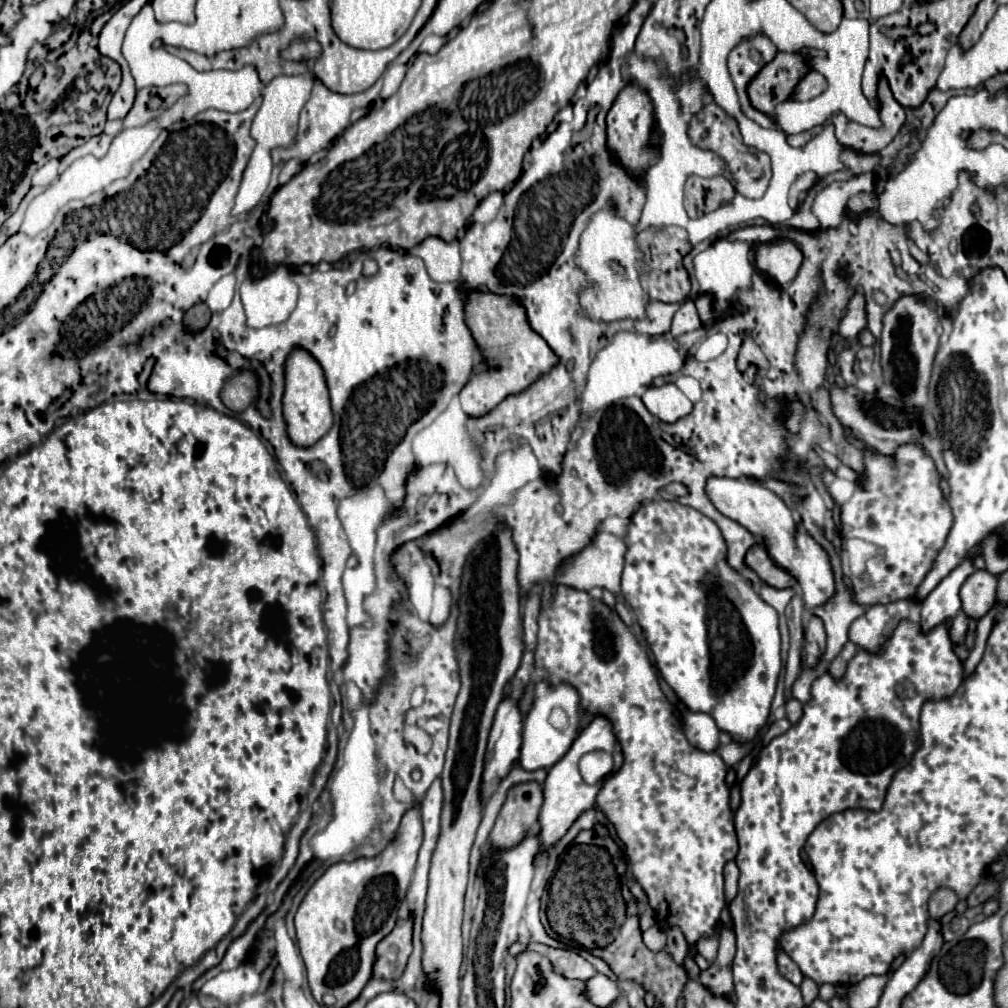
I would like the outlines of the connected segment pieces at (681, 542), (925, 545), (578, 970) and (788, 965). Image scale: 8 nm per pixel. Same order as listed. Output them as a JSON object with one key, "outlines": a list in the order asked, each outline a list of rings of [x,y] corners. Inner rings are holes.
{"outlines":[[[[649,502],[643,504],[629,520],[627,526],[627,554],[625,554],[625,568],[623,568],[623,578],[621,578],[621,594],[625,598],[625,602],[631,606],[631,610],[637,616],[639,626],[645,632],[647,644],[655,656],[655,662],[665,678],[665,682],[675,690],[675,694],[679,696],[679,700],[691,710],[691,712],[705,712],[709,714],[717,728],[729,736],[733,736],[735,742],[745,744],[751,742],[757,732],[765,726],[767,718],[769,718],[769,710],[771,710],[771,700],[775,694],[775,686],[777,686],[777,678],[781,672],[781,638],[779,638],[779,628],[777,628],[777,612],[775,608],[769,608],[769,604],[765,604],[755,592],[753,588],[741,578],[739,572],[735,572],[729,564],[727,564],[727,546],[725,540],[717,528],[717,524],[713,520],[709,520],[705,514],[697,512],[691,506],[683,506],[677,502]]],[[[897,448],[897,456],[881,456],[865,450],[865,474],[859,478],[859,486],[849,502],[841,504],[841,538],[863,538],[865,542],[877,544],[881,548],[881,556],[867,562],[867,580],[861,580],[849,574],[853,582],[853,590],[857,600],[865,606],[873,604],[889,604],[903,598],[913,598],[917,586],[929,572],[937,552],[943,548],[945,538],[953,526],[953,514],[949,502],[943,498],[939,488],[939,474],[935,470],[933,460],[921,452],[921,448]]],[[[529,944],[529,950],[547,954],[555,966],[555,972],[565,978],[579,978],[579,980],[587,982],[597,974],[595,968],[585,958],[581,958],[579,954],[575,954],[571,950],[555,950],[555,948],[547,948],[543,944]]],[[[779,948],[779,954],[777,954],[777,958],[779,958],[779,970],[781,970],[781,974],[789,980],[789,982],[793,982],[793,984],[801,984],[801,980],[803,980],[803,974],[801,974],[801,970],[797,968],[797,964]]]]}

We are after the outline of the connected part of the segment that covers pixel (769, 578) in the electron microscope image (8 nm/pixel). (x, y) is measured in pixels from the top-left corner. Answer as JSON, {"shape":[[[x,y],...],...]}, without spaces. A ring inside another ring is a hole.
{"shape":[[[753,546],[747,556],[745,556],[745,566],[749,570],[753,570],[765,584],[773,586],[773,588],[795,588],[795,580],[793,576],[789,576],[785,570],[777,568],[771,558],[767,556],[763,546]]]}

